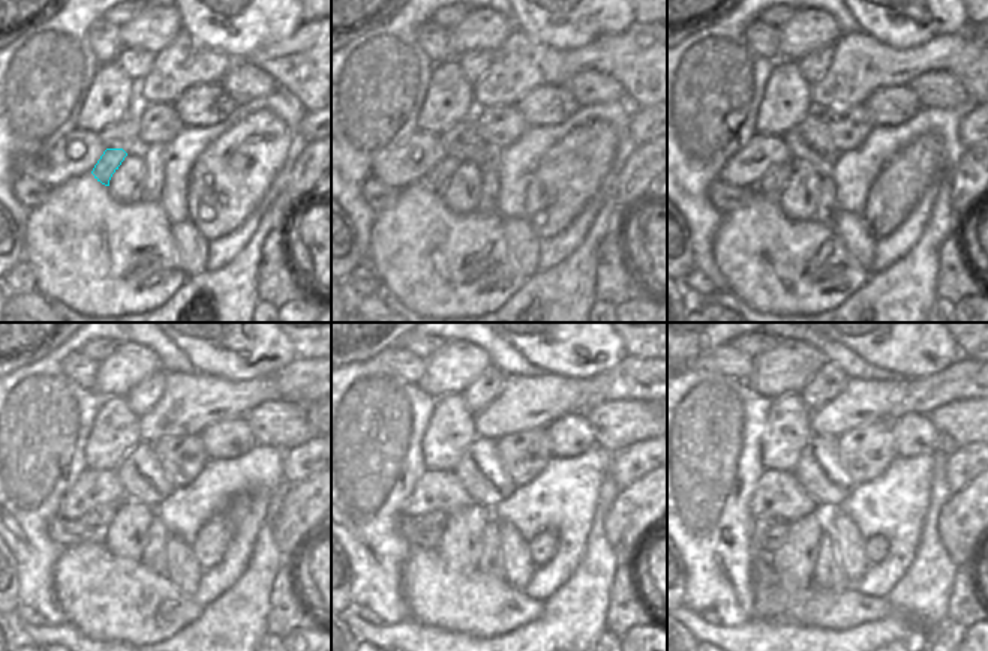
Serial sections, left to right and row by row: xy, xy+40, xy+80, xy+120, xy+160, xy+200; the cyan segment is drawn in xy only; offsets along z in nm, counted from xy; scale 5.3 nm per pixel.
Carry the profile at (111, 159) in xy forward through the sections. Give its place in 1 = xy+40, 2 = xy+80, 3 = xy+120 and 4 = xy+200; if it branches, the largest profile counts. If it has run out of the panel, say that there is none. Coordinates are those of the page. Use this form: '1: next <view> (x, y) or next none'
1: next xy+40 (438, 177)
2: next xy+80 (772, 182)
3: next xy+120 (101, 516)
4: next xy+200 (762, 524)

